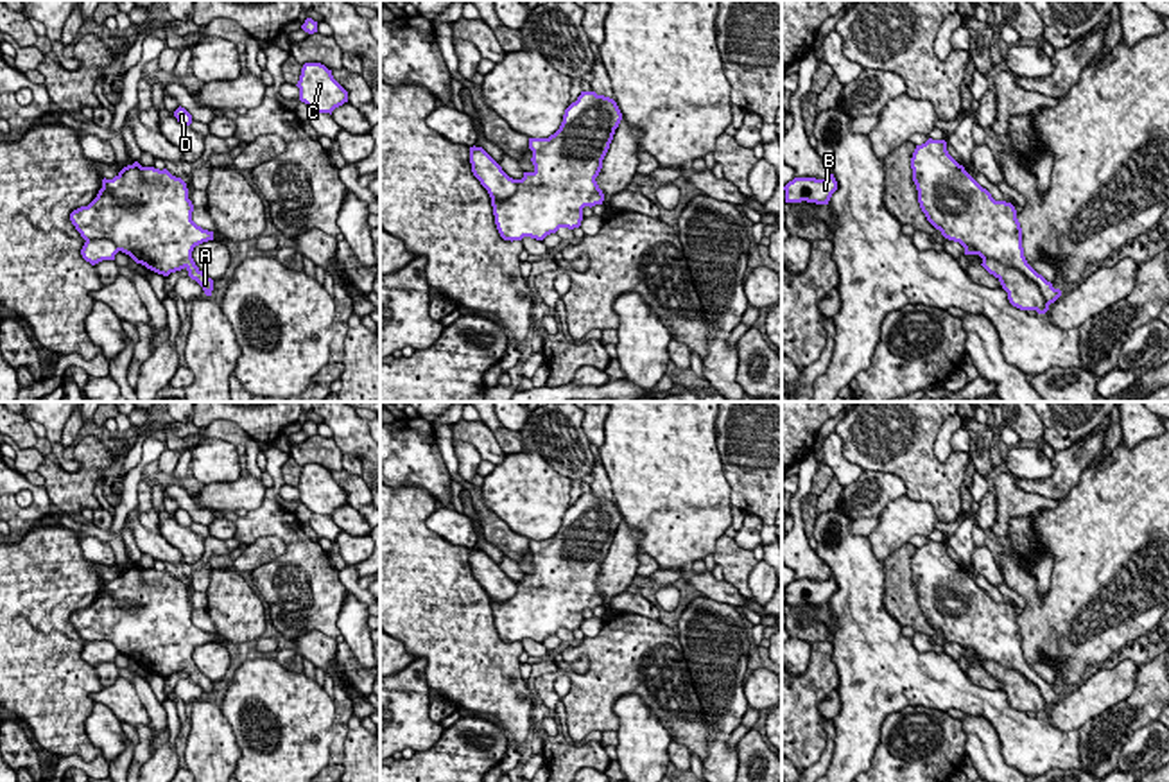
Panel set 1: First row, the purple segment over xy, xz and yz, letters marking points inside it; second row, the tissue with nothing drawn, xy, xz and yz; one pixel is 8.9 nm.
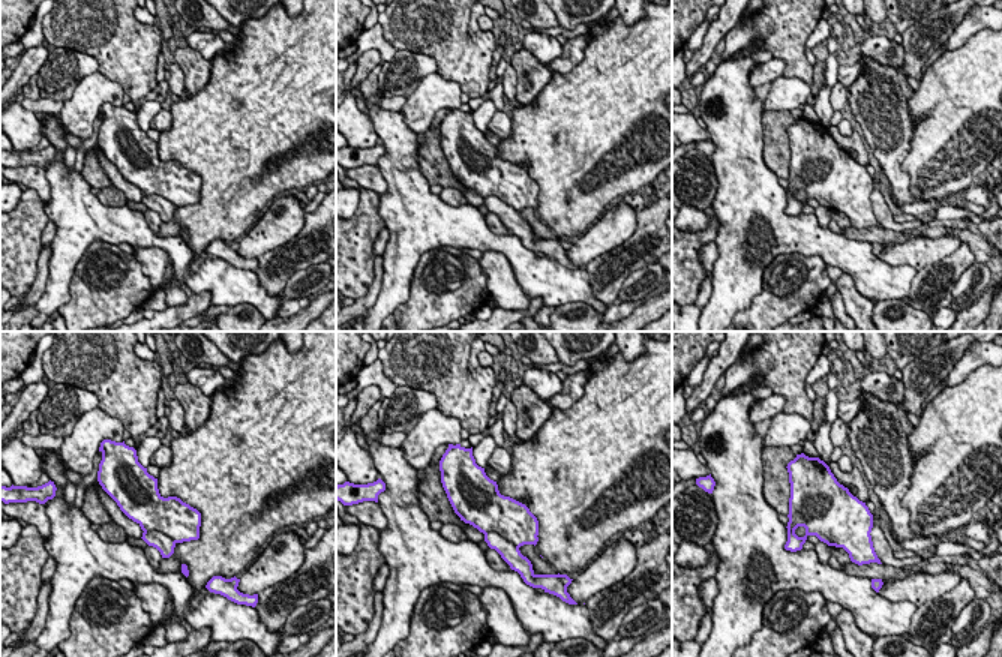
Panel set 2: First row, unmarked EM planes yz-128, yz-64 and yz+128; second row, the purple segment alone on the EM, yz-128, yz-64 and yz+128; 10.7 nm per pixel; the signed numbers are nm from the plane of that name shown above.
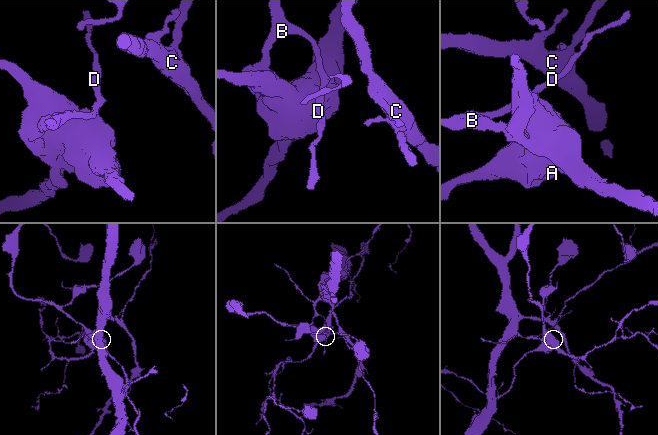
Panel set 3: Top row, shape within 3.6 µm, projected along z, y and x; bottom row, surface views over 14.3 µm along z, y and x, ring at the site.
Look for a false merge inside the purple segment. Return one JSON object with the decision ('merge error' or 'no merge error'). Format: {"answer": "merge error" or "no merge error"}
{"answer": "merge error"}

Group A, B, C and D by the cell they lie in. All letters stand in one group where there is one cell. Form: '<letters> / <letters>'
A / B C D

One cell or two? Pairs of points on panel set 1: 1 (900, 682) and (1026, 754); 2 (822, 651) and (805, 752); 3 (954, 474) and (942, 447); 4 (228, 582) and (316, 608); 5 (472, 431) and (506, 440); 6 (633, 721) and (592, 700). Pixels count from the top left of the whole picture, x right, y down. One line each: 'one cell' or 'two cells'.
1: one cell
2: one cell
3: two cells
4: two cells
5: two cells
6: two cells

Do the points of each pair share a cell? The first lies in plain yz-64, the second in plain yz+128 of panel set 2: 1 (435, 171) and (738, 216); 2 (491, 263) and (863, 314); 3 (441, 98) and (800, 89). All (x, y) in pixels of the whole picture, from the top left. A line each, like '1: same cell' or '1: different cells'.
1: different cells
2: same cell
3: same cell

